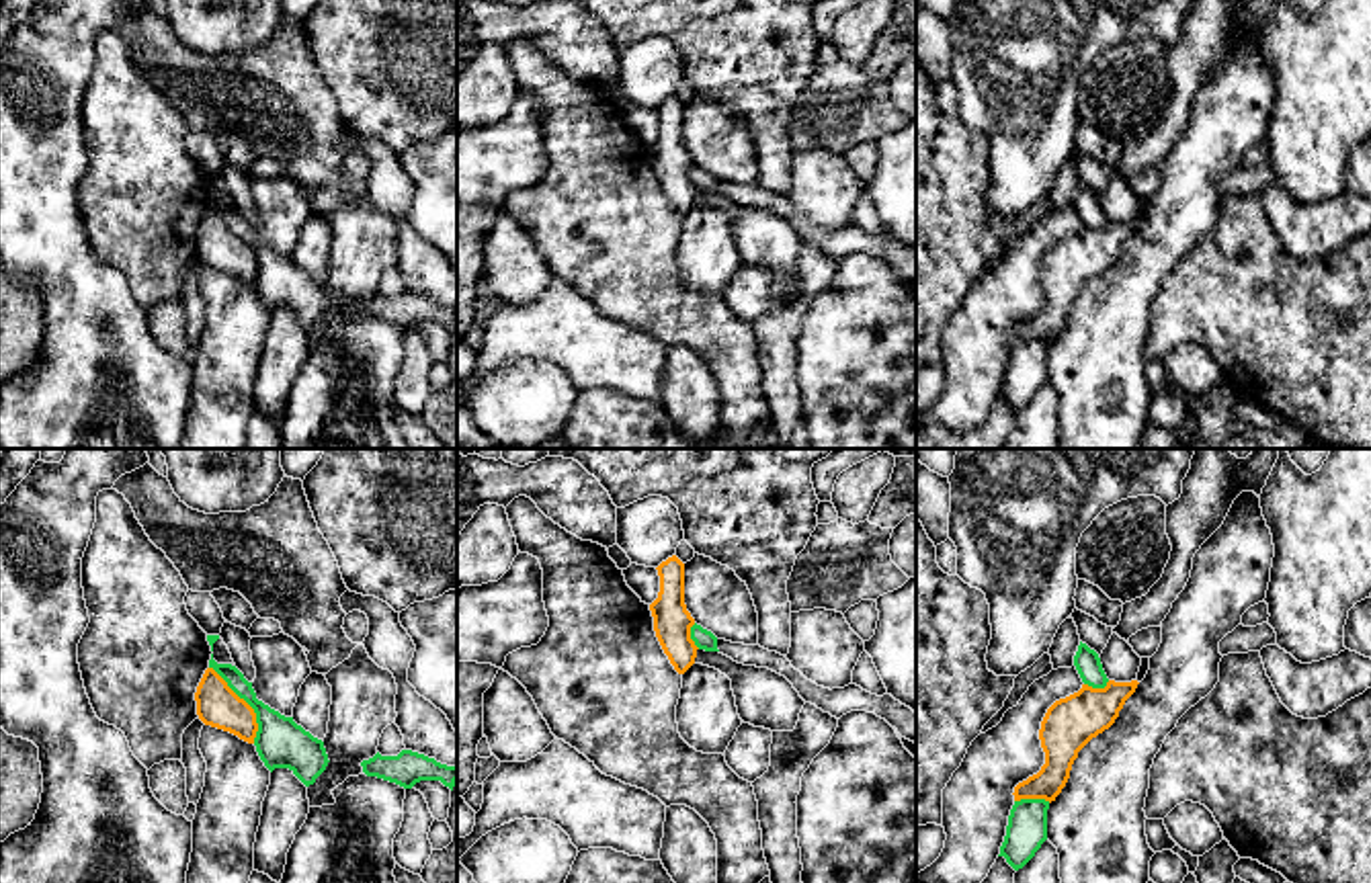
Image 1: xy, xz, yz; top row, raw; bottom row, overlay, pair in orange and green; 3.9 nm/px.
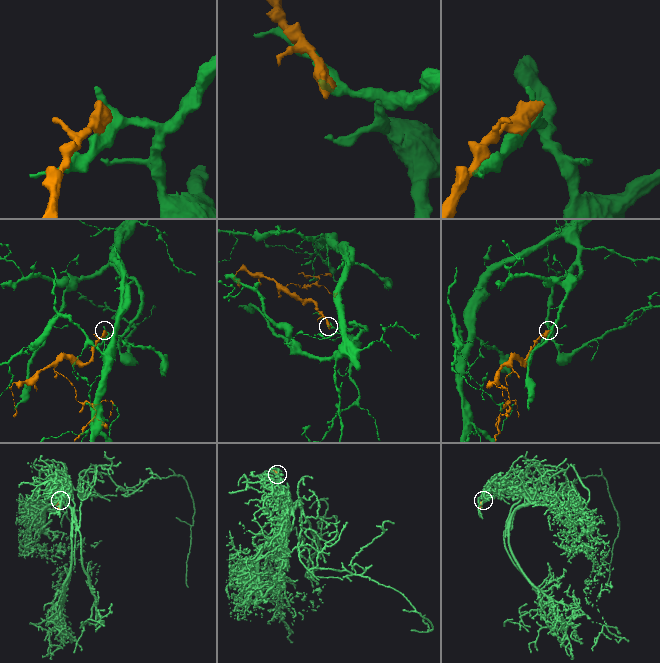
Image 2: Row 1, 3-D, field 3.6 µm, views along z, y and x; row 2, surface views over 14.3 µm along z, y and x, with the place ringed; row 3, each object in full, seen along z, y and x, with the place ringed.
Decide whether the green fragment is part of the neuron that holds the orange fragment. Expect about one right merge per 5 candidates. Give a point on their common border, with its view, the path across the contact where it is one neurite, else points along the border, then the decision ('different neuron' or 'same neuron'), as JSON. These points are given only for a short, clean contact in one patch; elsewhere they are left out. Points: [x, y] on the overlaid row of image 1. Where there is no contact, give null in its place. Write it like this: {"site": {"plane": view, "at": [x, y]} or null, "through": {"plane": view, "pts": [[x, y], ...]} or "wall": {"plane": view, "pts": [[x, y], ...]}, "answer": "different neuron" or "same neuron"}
{"site": {"plane": "xy", "at": [248, 705]}, "answer": "different neuron"}

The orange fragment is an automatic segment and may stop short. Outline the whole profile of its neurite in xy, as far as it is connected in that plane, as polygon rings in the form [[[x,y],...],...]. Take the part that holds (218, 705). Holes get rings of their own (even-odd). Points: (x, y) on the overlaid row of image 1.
[[[213,668],[205,670],[195,701],[197,715],[205,725],[230,731],[254,744],[258,731],[254,709],[240,699]]]

